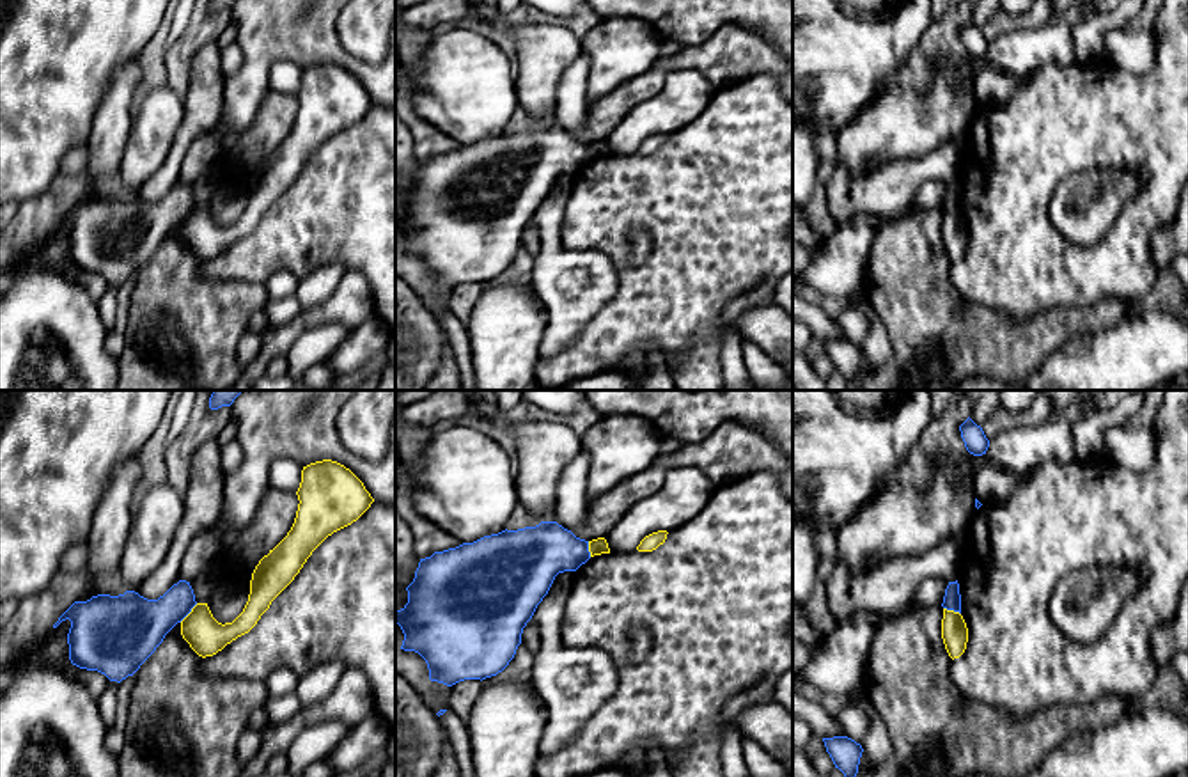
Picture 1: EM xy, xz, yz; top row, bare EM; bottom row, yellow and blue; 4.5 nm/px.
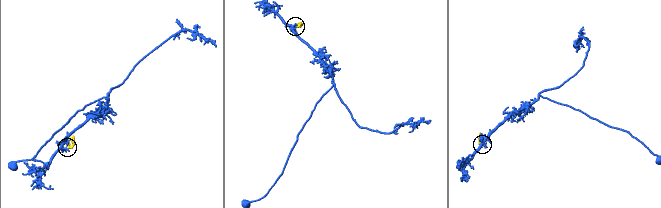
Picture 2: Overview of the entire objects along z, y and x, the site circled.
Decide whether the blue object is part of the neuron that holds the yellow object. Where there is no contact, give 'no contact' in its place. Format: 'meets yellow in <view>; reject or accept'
meets yellow in xy; reject

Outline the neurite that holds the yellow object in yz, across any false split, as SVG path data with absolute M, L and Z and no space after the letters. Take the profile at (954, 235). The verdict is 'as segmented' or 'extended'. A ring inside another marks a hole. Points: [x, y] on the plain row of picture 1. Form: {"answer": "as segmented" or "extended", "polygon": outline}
{"answer": "as segmented", "polygon": "M943 211L942 241L952 263L965 255L968 245L968 231L959 215Z"}

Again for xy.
{"answer": "as segmented", "polygon": "M332 62L303 69L296 98L300 106L294 126L255 169L243 215L232 225L222 227L207 206L197 206L181 224L181 238L199 259L213 259L248 236L312 154L328 138L356 124L374 105L363 85Z"}

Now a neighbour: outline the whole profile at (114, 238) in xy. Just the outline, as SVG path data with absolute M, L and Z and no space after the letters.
M179 183L158 202L135 193L74 204L53 227L69 222L69 263L121 286L156 254L165 238L197 208L190 184Z

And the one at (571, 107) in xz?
M582 53L566 71L557 89L555 124L567 133L585 126L587 98L587 55Z

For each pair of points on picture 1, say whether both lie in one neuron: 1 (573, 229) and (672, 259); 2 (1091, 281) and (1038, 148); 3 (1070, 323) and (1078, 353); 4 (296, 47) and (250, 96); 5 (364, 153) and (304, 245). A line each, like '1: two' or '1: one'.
1: one
2: one
3: two
4: one
5: one

